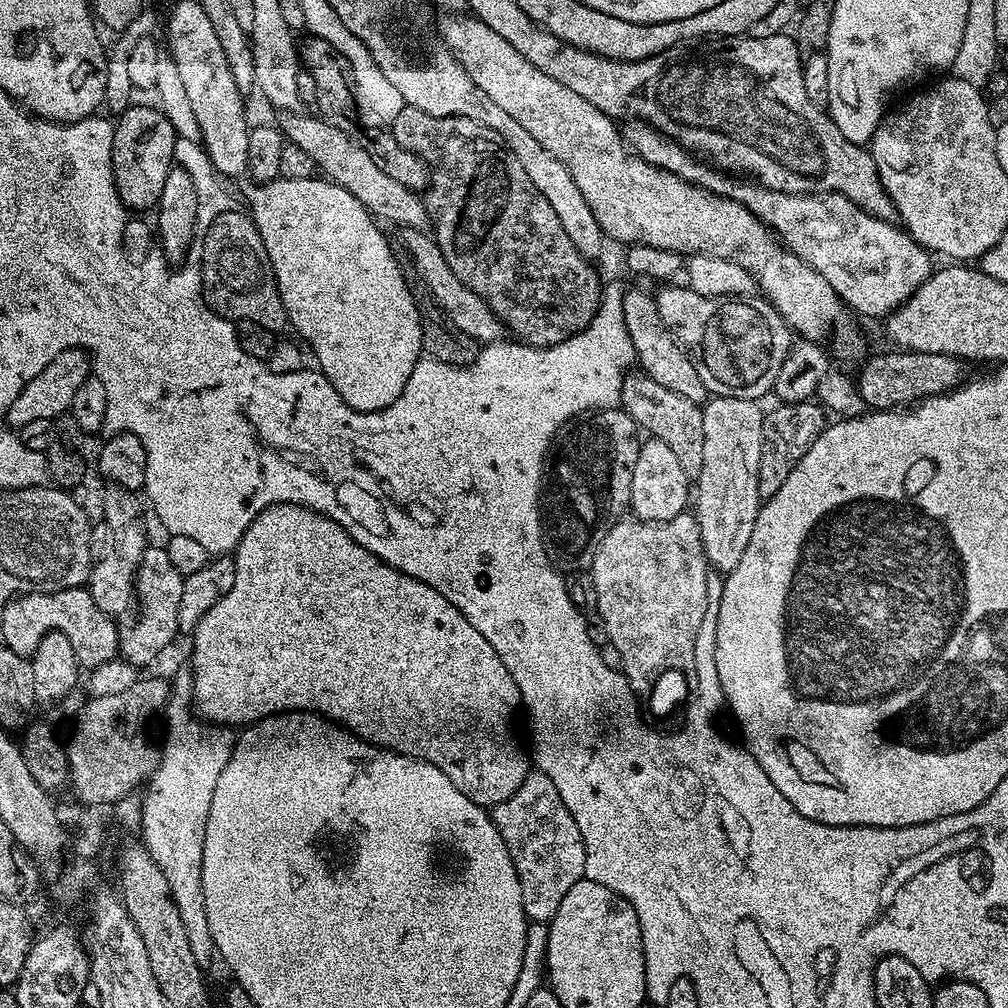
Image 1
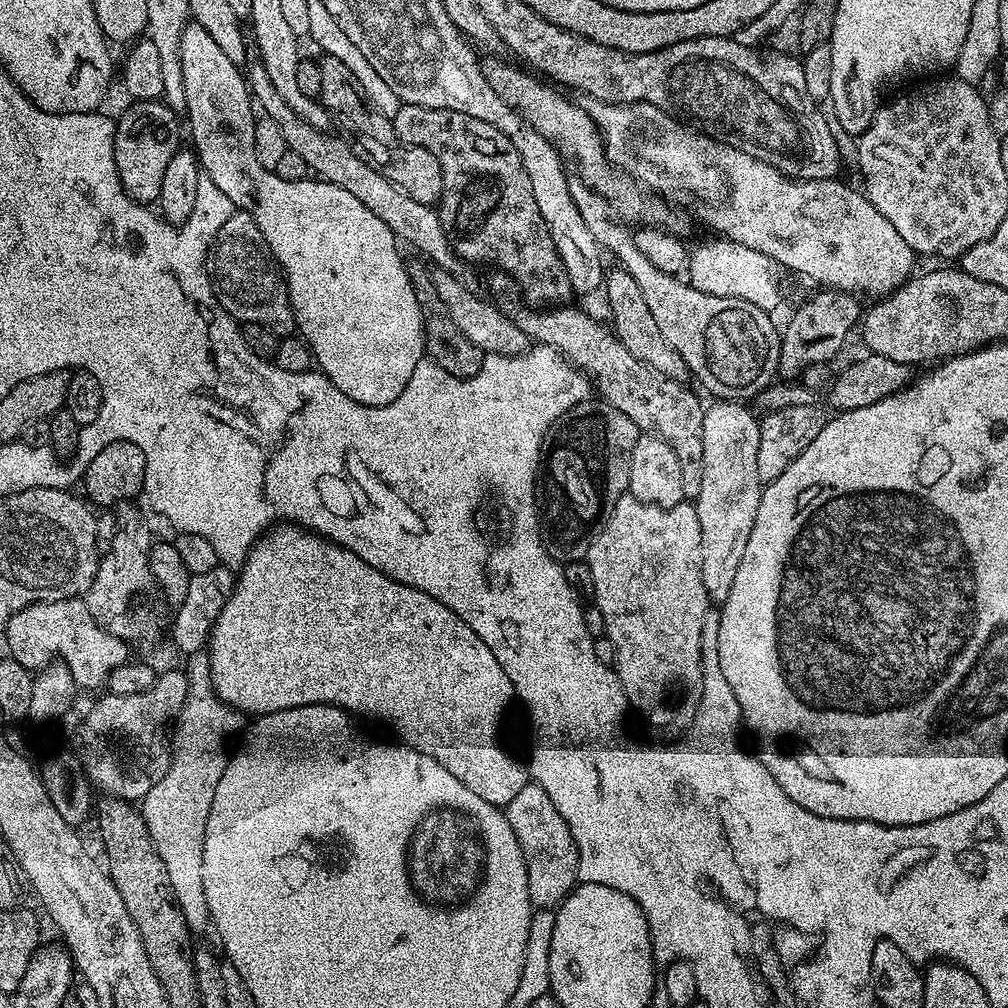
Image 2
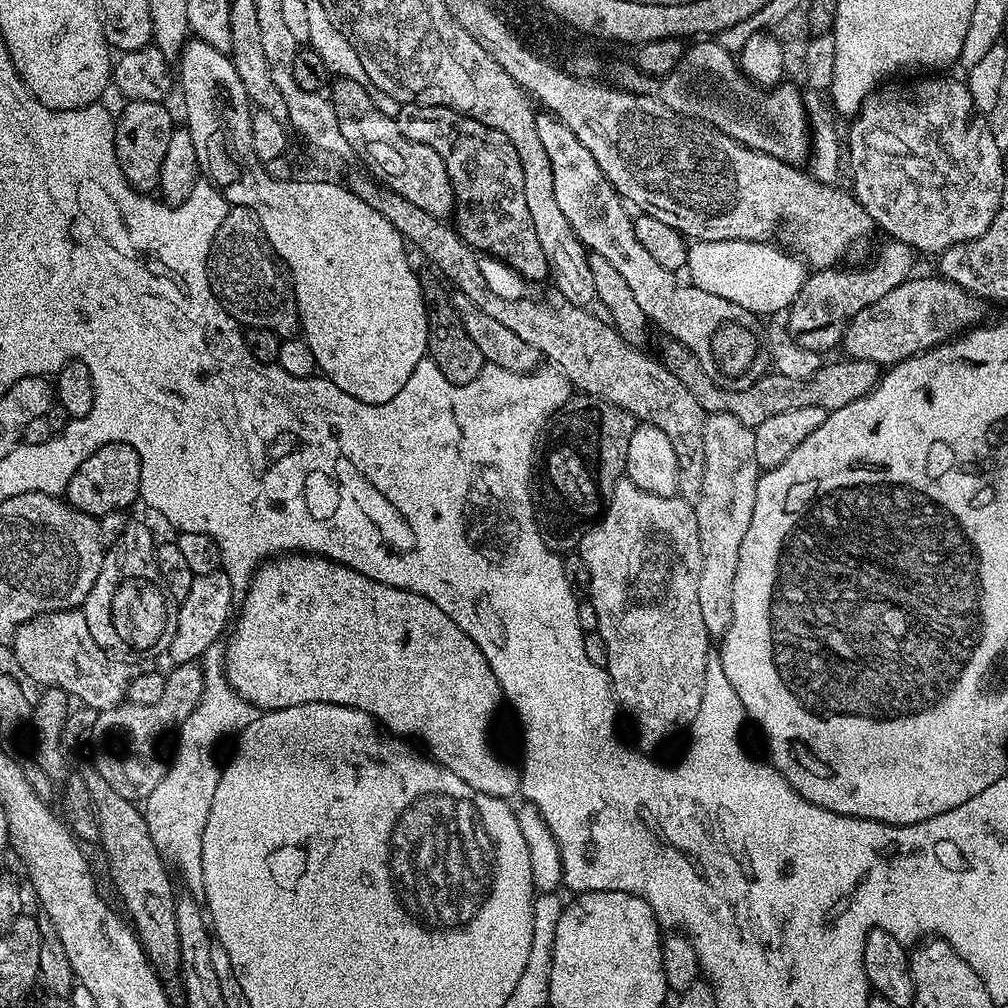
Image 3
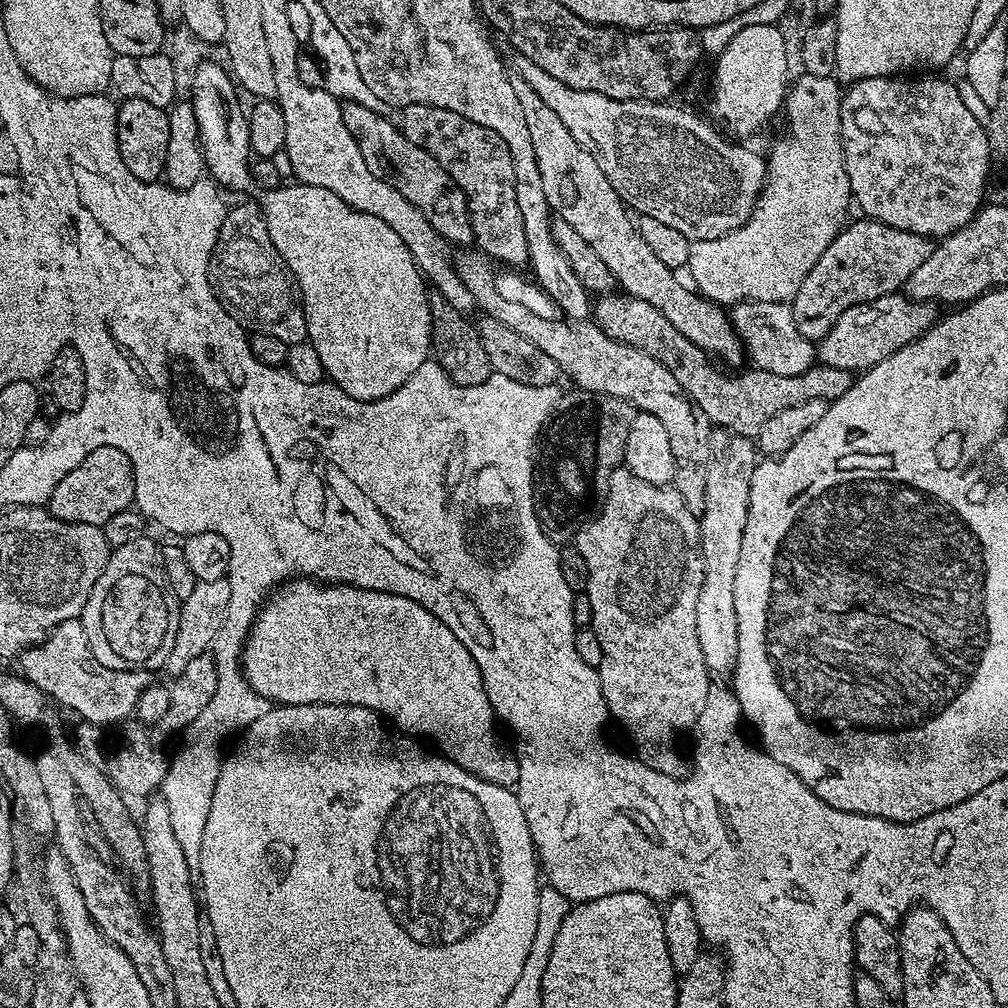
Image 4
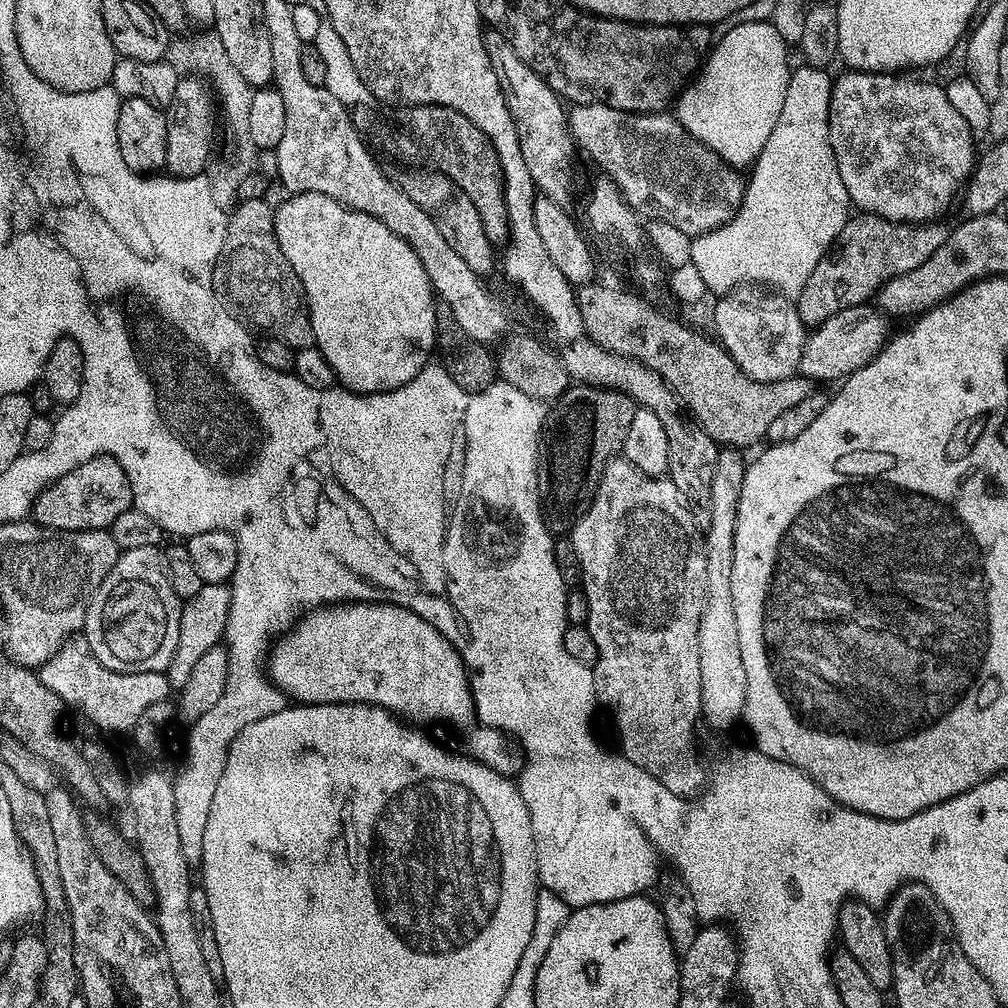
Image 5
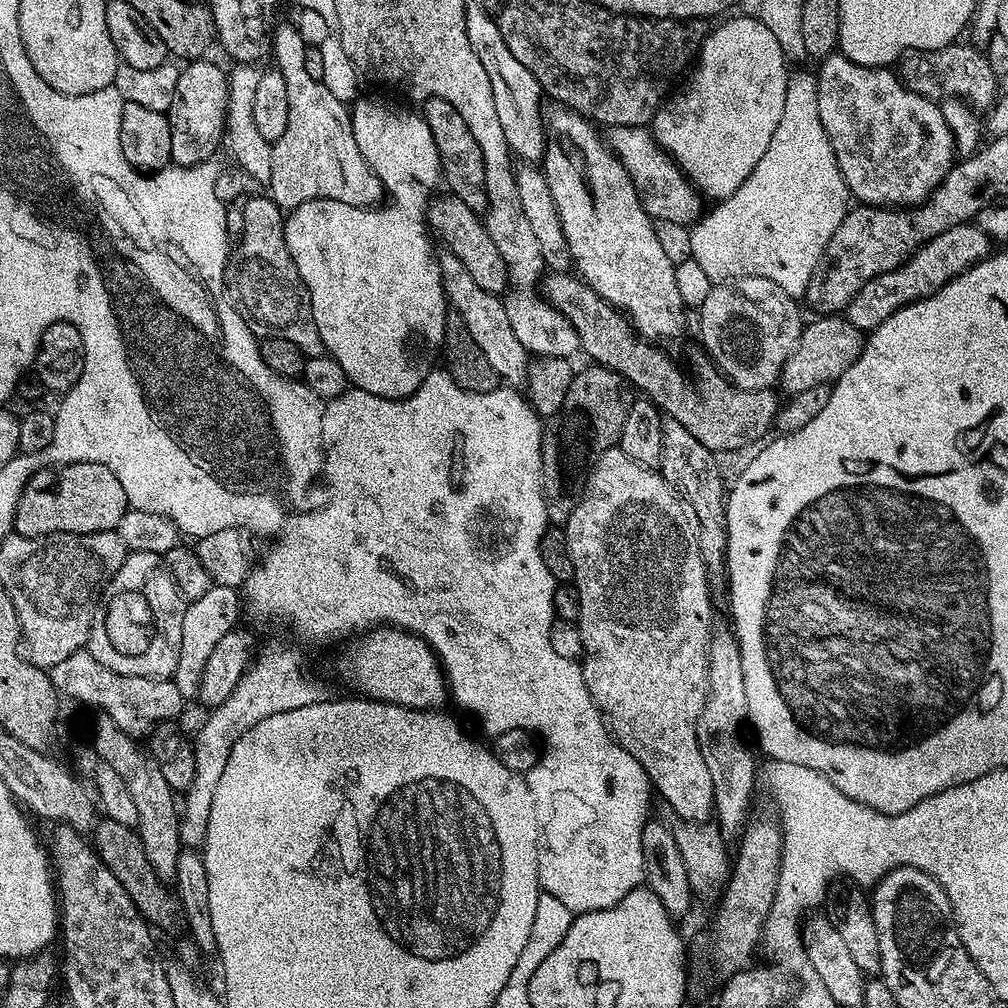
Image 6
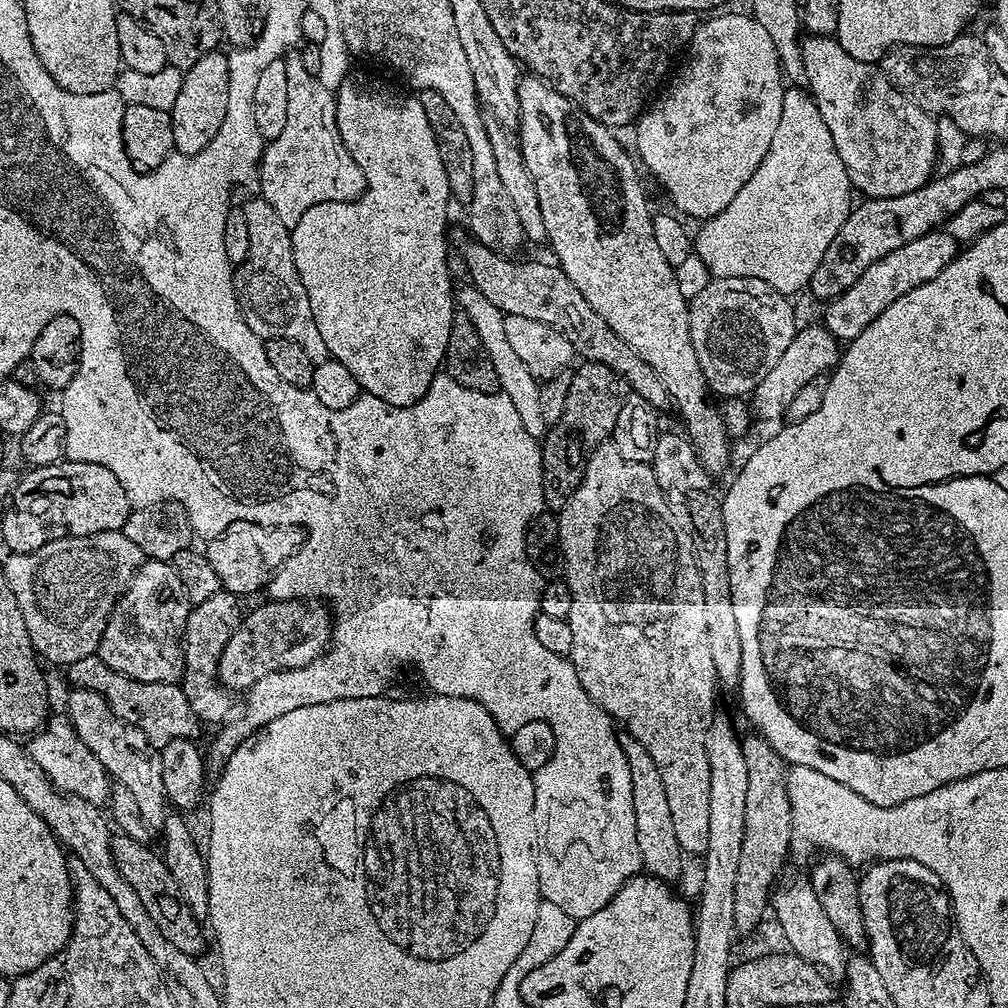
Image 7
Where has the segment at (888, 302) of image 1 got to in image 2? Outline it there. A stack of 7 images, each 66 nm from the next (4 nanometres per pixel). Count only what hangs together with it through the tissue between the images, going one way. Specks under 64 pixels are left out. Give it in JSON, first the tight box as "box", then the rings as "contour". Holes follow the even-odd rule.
{"box":[586,100,918,298],"contour":[[[592,100],[589,105],[586,108],[588,117],[596,123],[600,138],[604,141],[604,155],[607,156],[609,164],[623,172],[625,176],[635,180],[641,189],[655,194],[665,202],[671,202],[673,205],[676,203],[678,207],[693,212],[706,227],[713,228],[716,231],[713,233],[717,237],[733,240],[735,244],[741,244],[750,250],[758,250],[762,254],[766,254],[769,260],[776,261],[781,269],[787,270],[789,268],[790,271],[797,272],[798,275],[805,276],[808,280],[813,280],[816,286],[823,286],[825,289],[837,292],[851,292],[859,294],[861,297],[883,298],[889,296],[891,292],[901,288],[913,275],[914,269],[912,267],[915,266],[916,260],[918,261],[917,253],[913,252],[910,246],[906,246],[905,240],[898,235],[898,230],[894,230],[894,226],[890,226],[890,222],[886,222],[886,218],[882,218],[882,214],[878,214],[878,210],[874,210],[874,206],[859,187],[851,188],[850,185],[843,184],[843,179],[840,178],[792,180],[789,176],[783,176],[774,166],[770,166],[729,144],[724,144],[721,140],[715,140],[705,132],[681,122],[676,116],[667,116],[660,108],[643,102],[638,104],[607,104],[601,100]]]}

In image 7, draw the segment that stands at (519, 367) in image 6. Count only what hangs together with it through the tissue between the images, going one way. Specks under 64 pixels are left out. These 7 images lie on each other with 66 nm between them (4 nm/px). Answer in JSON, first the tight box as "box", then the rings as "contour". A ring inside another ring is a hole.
{"box":[454,286,550,442],"contour":[[[471,286],[457,287],[454,300],[462,315],[470,318],[474,330],[478,330],[478,338],[482,338],[482,346],[486,346],[486,354],[490,354],[490,362],[494,362],[494,374],[498,374],[500,383],[499,391],[503,392],[506,398],[510,398],[510,402],[514,402],[514,410],[518,410],[518,418],[522,418],[522,426],[525,427],[526,434],[530,434],[538,442],[543,441],[550,425],[542,418],[540,397],[542,384],[534,374],[530,374],[530,370],[526,370],[522,358],[518,358],[518,354],[514,354],[514,350],[510,347],[510,342],[506,342],[504,313],[498,310],[498,306],[494,306],[494,302],[490,302],[490,298],[486,298],[486,294]]]}

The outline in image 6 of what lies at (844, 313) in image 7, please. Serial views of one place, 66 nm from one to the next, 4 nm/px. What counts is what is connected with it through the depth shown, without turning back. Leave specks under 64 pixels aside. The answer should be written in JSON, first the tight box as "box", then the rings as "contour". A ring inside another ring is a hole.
{"box":[846,222,990,330],"contour":[[[972,222],[959,224],[946,230],[946,234],[938,234],[938,238],[924,241],[924,245],[905,264],[878,274],[878,278],[870,278],[870,282],[866,282],[866,286],[862,286],[862,290],[858,290],[858,294],[848,304],[846,319],[861,330],[878,327],[899,308],[924,299],[931,292],[946,286],[955,276],[962,274],[979,260],[983,260],[990,252],[988,244],[990,237]]]}

